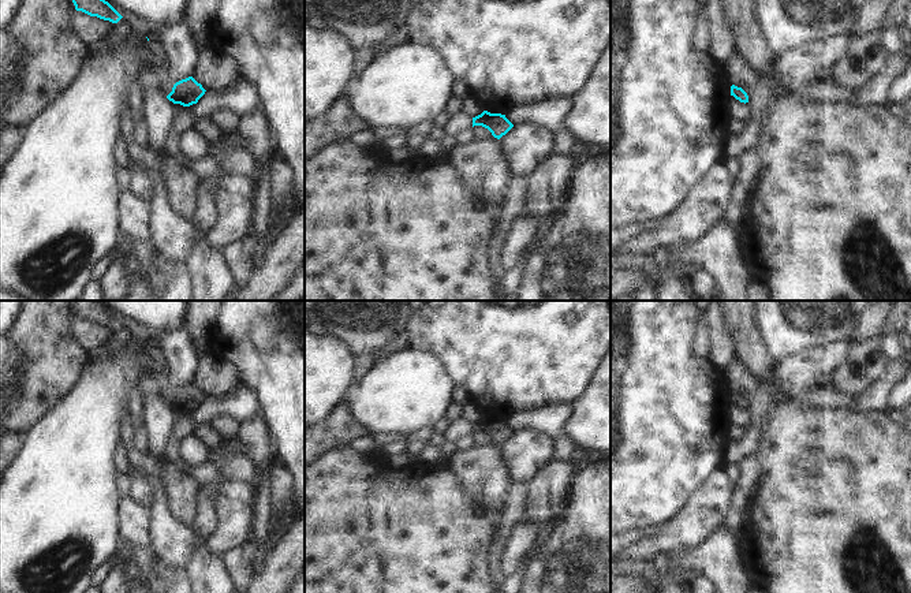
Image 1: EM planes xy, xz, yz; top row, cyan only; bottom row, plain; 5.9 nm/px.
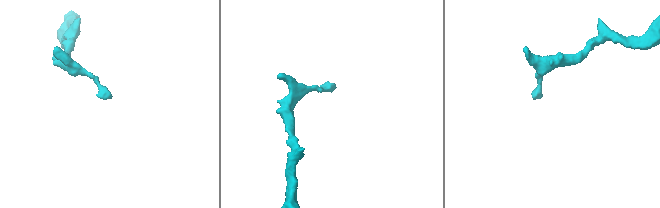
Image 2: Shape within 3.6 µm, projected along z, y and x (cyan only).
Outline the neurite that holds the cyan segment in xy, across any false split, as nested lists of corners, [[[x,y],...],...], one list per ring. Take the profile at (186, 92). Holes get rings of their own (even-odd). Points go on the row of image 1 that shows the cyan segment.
[[[193,77],[176,82],[172,92],[167,96],[173,104],[190,107],[197,104],[198,100],[205,94],[205,89]]]

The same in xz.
[[[483,111],[481,115],[473,118],[473,127],[474,126],[482,126],[488,128],[497,139],[500,139],[514,127],[505,115],[490,113],[488,111]]]

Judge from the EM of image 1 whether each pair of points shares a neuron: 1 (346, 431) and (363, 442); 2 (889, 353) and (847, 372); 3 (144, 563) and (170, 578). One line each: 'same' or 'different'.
1: different
2: different
3: different

